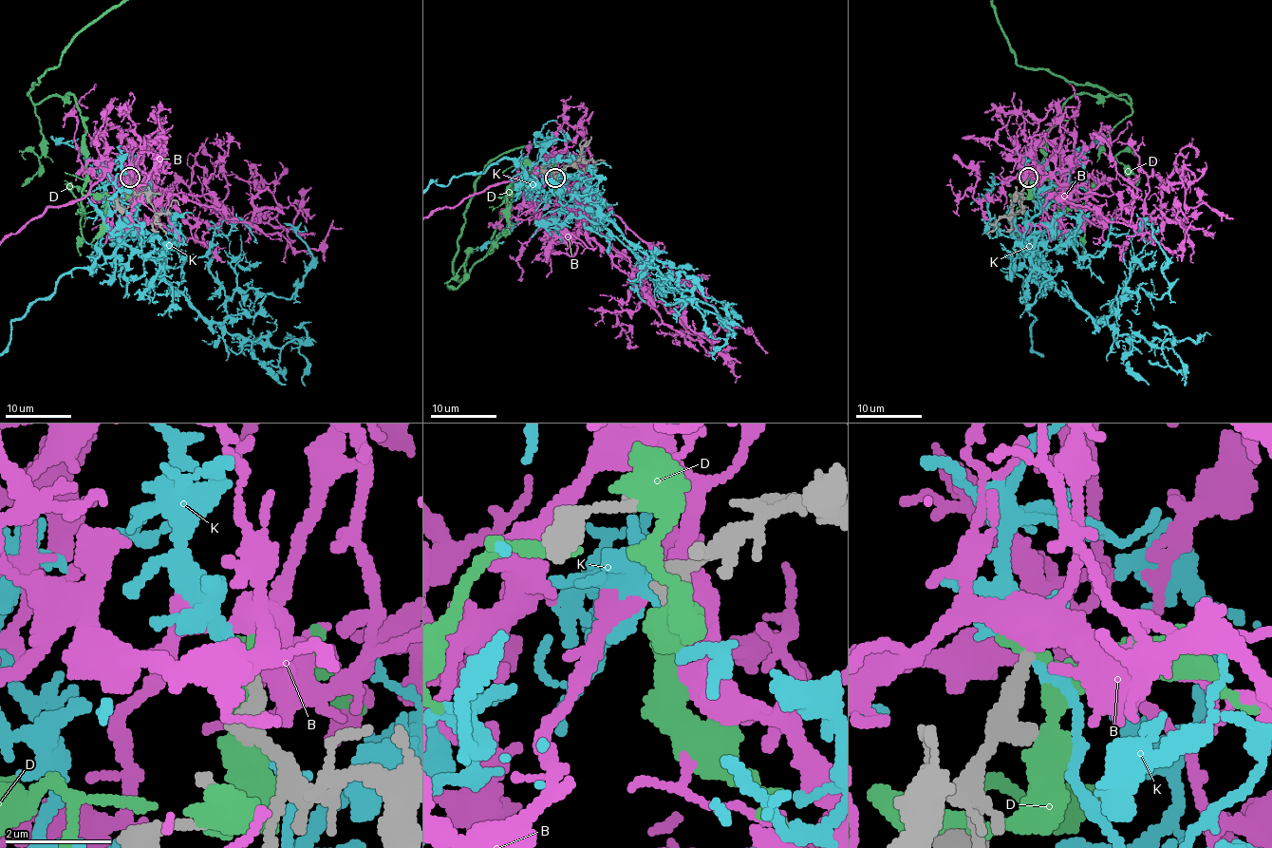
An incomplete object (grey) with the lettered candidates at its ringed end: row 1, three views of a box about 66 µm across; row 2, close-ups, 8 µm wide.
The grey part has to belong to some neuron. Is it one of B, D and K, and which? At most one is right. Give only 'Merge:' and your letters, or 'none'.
Merge: B

